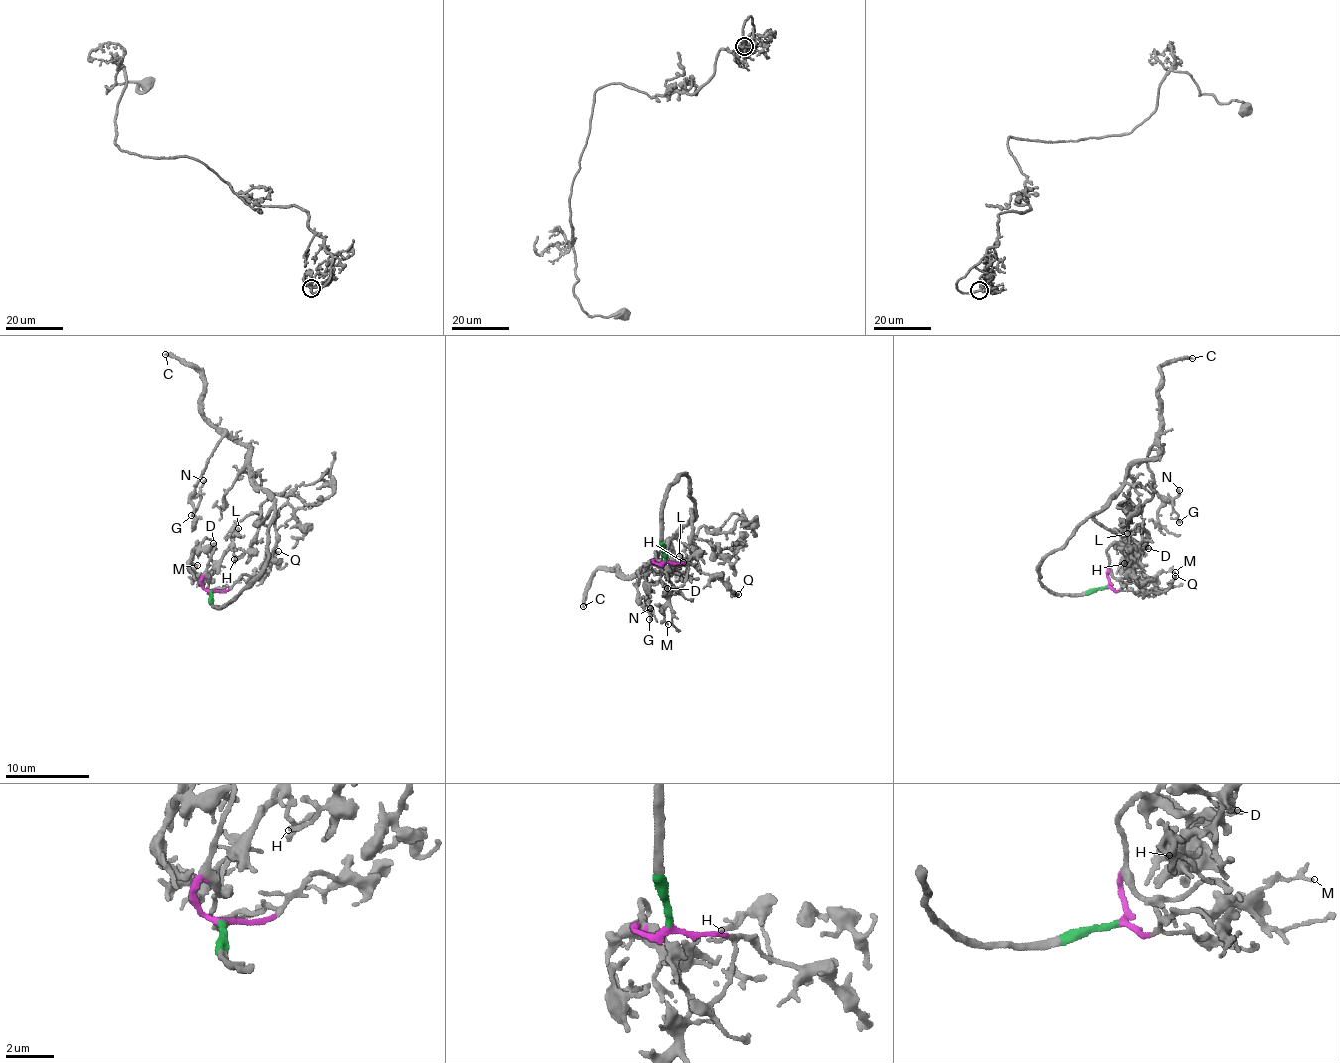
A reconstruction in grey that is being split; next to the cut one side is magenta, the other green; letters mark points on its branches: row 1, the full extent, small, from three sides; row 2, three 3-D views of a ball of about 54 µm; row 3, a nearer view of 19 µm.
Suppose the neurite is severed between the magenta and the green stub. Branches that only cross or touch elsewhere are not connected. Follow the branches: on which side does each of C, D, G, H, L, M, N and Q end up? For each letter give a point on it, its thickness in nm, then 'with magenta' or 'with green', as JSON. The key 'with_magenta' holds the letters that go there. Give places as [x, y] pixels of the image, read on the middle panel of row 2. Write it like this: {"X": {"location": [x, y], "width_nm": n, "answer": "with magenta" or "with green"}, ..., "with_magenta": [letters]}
{"C": {"location": [583, 606], "width_nm": 240, "answer": "with green"}, "D": {"location": [667, 588], "width_nm": 120, "answer": "with magenta"}, "G": {"location": [649, 619], "width_nm": 120, "answer": "with green"}, "H": {"location": [683, 562], "width_nm": 160, "answer": "with green"}, "L": {"location": [679, 556], "width_nm": 400, "answer": "with green"}, "M": {"location": [668, 624], "width_nm": 200, "answer": "with magenta"}, "N": {"location": [650, 608], "width_nm": 180, "answer": "with green"}, "Q": {"location": [738, 594], "width_nm": 180, "answer": "with magenta"}, "with_magenta": ["D", "M", "Q"]}

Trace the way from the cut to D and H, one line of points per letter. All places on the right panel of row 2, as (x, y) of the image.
D: (1107, 587), (1107, 549), (1117, 543), (1137, 550), (1147, 547)
H: (1107, 587), (1055, 596), (1039, 580), (1041, 560), (1065, 545), (1076, 526), (1091, 517), (1126, 533), (1125, 564)

